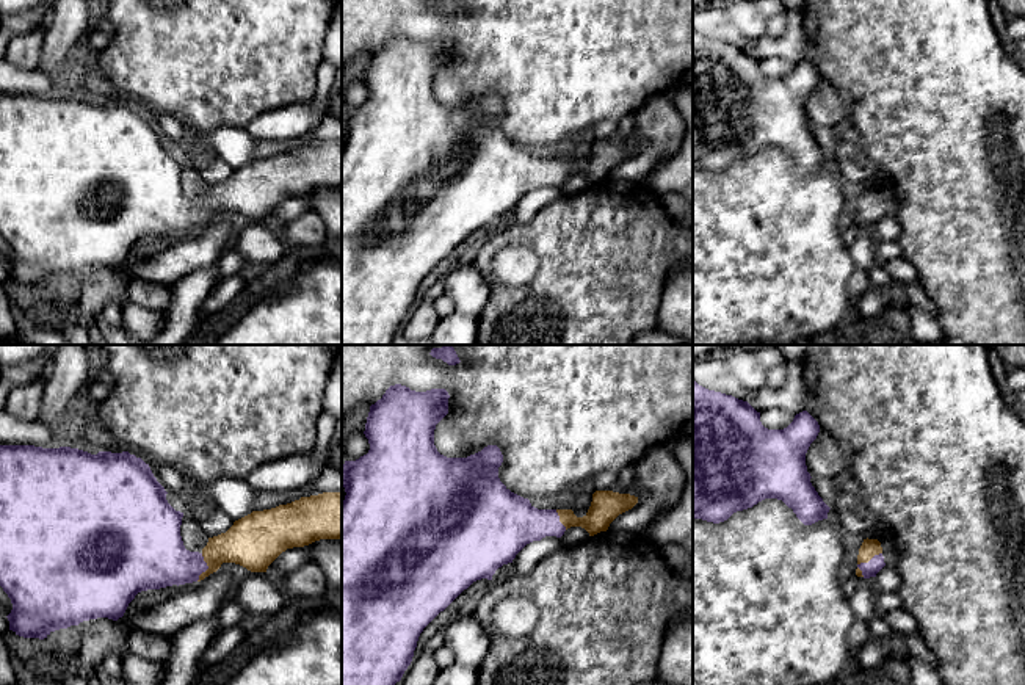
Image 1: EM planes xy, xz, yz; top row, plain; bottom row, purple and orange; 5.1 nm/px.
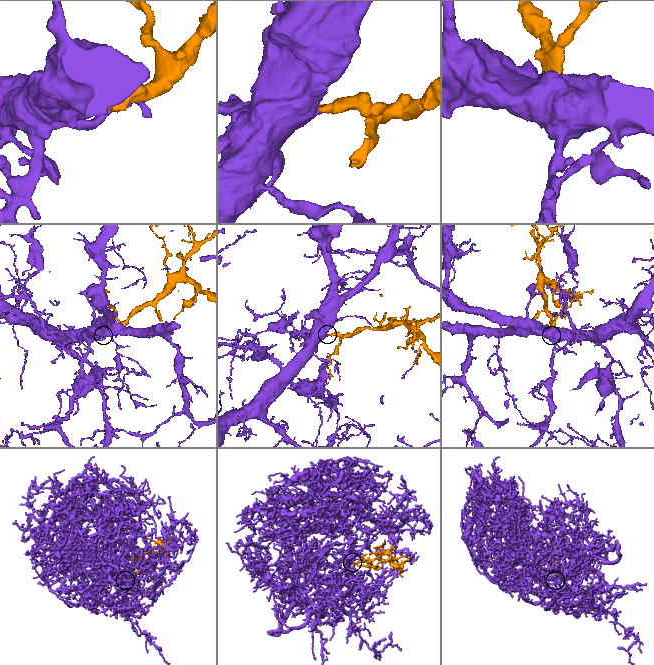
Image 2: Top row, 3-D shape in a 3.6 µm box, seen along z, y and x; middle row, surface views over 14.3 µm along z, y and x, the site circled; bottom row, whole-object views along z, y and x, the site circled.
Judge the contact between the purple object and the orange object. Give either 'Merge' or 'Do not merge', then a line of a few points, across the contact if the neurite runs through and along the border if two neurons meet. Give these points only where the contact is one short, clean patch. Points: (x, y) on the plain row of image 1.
Merge. Line: yz (869, 218), (864, 212), (870, 206), (870, 196)

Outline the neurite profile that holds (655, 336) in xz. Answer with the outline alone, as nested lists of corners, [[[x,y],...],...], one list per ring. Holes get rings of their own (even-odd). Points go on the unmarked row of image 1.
[[[658,328],[636,334],[630,345],[688,345],[682,339],[671,335]]]

